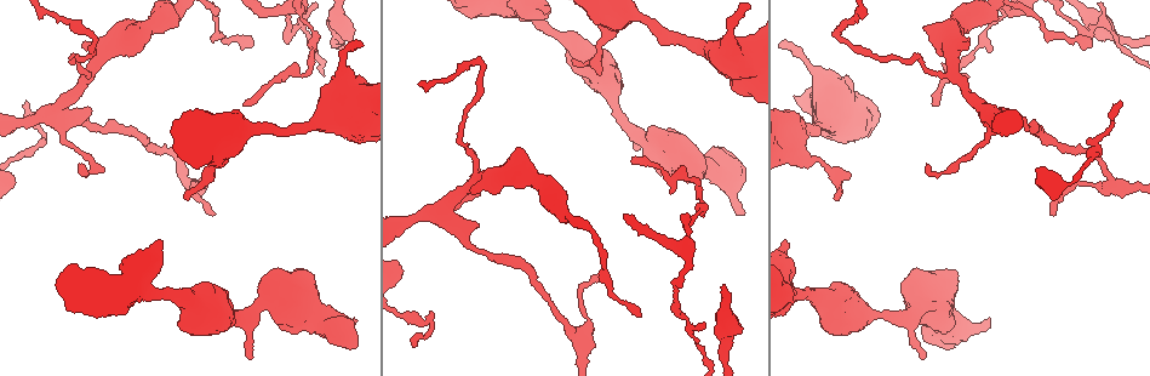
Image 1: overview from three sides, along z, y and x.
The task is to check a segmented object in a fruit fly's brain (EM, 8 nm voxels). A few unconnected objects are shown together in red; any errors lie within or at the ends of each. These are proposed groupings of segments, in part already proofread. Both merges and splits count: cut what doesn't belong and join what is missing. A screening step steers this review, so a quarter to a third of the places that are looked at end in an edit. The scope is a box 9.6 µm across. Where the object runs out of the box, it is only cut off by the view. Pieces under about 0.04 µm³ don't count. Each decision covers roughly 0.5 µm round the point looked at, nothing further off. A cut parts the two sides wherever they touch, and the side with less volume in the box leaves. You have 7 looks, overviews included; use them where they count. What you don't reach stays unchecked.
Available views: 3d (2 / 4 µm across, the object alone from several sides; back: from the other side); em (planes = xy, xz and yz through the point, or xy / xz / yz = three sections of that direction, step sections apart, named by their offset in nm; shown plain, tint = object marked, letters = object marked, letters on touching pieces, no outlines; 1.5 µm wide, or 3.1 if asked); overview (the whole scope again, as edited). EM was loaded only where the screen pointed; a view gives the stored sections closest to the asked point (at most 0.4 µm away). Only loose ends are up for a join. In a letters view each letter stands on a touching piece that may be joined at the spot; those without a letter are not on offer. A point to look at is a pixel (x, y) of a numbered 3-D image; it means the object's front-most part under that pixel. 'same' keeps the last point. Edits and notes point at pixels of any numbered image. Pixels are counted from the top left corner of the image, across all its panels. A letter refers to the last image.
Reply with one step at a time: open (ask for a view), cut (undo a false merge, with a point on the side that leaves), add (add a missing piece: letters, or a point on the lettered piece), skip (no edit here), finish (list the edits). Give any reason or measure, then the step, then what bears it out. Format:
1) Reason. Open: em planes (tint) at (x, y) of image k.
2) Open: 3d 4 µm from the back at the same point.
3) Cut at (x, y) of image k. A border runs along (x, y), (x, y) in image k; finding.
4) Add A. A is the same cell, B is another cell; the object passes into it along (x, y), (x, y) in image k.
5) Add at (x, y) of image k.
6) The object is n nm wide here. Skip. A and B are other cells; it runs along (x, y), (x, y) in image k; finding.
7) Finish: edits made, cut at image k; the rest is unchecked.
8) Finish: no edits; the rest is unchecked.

Open: 3d 2 µm at (744, 212) of image 1.

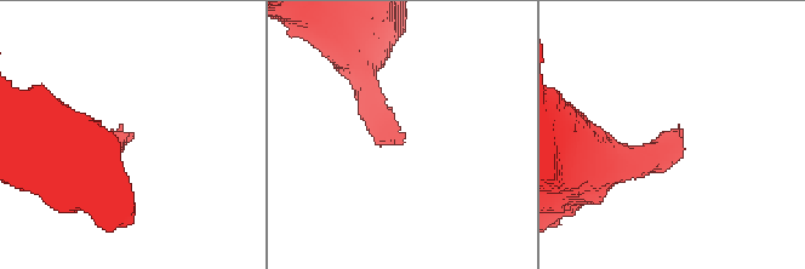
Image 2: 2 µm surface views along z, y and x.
Open: em planes (letters) at (134, 136) of image 2.

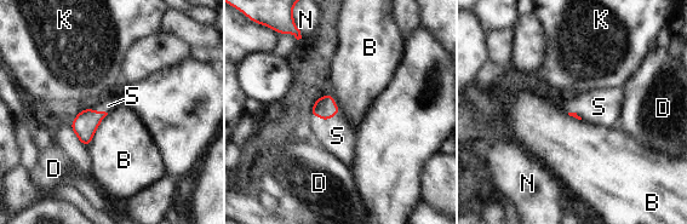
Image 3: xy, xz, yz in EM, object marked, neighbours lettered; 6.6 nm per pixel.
The longest contact is with B, 260 nm. Add S. S is the same cell, B, D, K and N are other cells; the object passes into it along (324, 107), (326, 120), (337, 136) in image 3; the neuron continues.

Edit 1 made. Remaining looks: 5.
Branch stops here. Open: 3d 2 µm at (242, 106) of image 1.

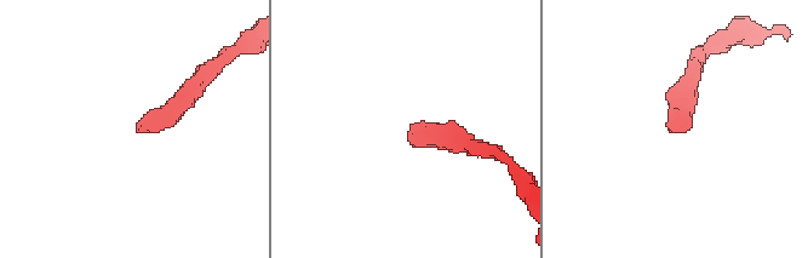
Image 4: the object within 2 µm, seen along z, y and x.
Now the EM. Open: em planes (tint) at (137, 128) of image 4.

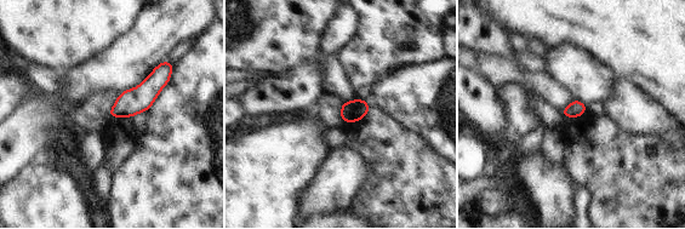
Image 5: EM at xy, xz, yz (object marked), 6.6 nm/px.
See the neighbours. Open: em planes (letters) at the same point.

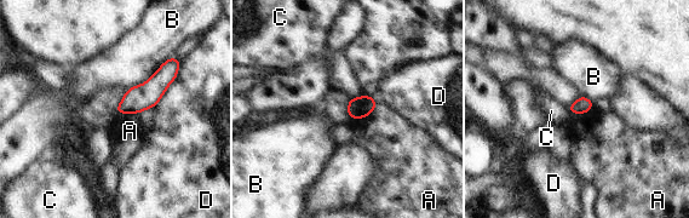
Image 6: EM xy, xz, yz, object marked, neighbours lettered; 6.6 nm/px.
The longest contact is with B, 400 nm. Skip. A, B, C and D are other cells; a border runs along (154, 107), (138, 113), (116, 114) in image 6; no lettered piece goes on from it.

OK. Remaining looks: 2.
Finish: edits made, add at image 3; the rest is unchecked.

